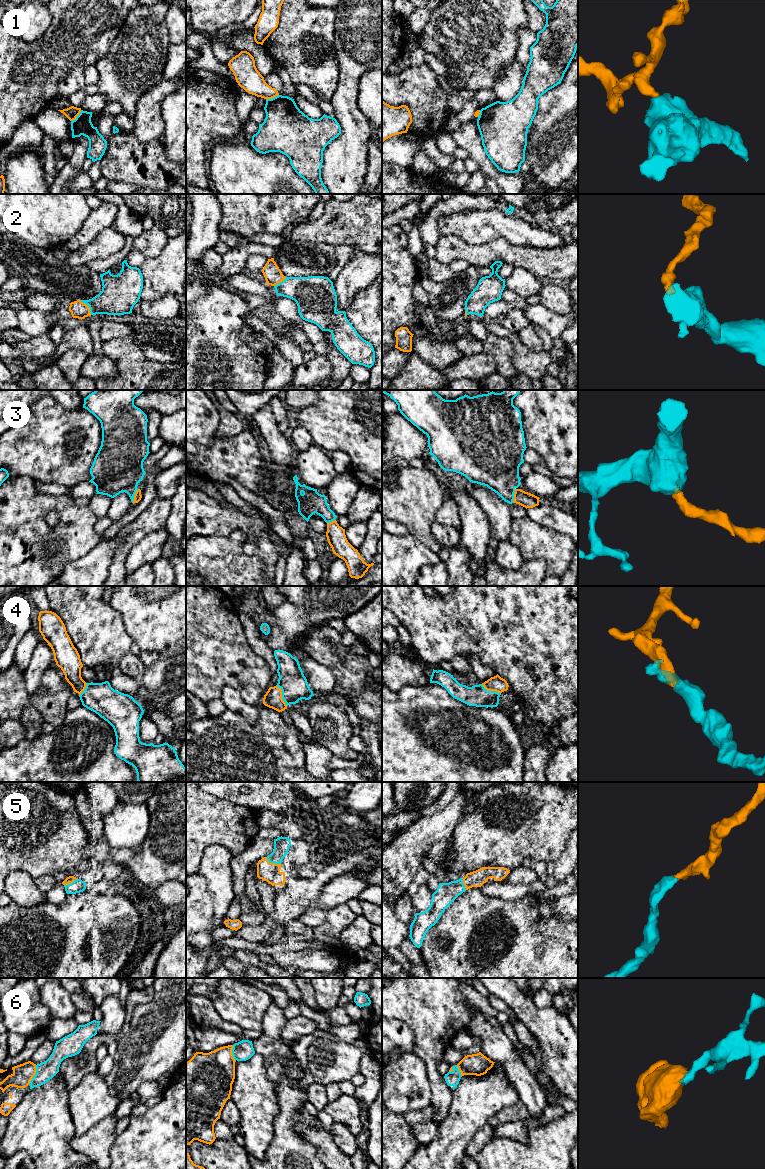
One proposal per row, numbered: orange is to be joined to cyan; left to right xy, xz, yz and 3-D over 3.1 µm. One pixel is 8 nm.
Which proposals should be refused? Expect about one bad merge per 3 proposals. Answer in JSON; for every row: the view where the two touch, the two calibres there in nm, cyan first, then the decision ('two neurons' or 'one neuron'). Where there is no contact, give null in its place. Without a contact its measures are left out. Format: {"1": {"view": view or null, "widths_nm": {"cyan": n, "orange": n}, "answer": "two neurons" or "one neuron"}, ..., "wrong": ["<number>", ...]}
{"1": {"view": "xy", "widths_nm": {"cyan": 160, "orange": 100}, "answer": "two neurons"}, "2": {"view": "xy", "widths_nm": {"cyan": 280, "orange": 140}, "answer": "one neuron"}, "3": {"view": "xy", "widths_nm": {"cyan": 380, "orange": 60}, "answer": "one neuron"}, "4": {"view": "xz", "widths_nm": {"cyan": 220, "orange": 140}, "answer": "one neuron"}, "5": {"view": "xz", "widths_nm": {"cyan": 130, "orange": 160}, "answer": "one neuron"}, "6": {"view": "xy", "widths_nm": {"cyan": 150, "orange": 160}, "answer": "one neuron"}, "wrong": ["1"]}

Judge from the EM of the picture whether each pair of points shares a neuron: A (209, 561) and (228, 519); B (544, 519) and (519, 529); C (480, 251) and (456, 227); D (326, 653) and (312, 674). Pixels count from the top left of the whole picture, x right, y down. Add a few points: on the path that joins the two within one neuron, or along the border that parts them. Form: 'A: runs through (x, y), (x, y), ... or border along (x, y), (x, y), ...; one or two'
A: border along (197, 534), (228, 537); two
B: border along (526, 515), (534, 521), (558, 531); two
C: border along (451, 235), (473, 244), (485, 244), (496, 239); two
D: border along (306, 653), (317, 662), (326, 666), (336, 680); two

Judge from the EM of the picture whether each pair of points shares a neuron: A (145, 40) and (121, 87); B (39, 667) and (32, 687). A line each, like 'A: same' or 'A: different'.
A: same
B: same

